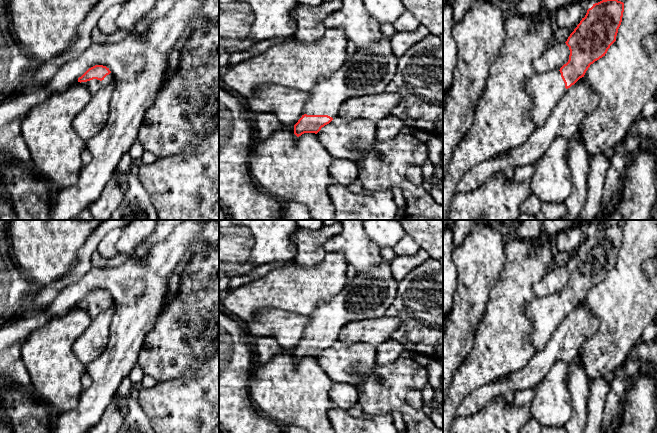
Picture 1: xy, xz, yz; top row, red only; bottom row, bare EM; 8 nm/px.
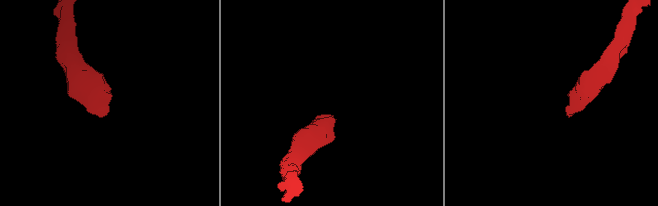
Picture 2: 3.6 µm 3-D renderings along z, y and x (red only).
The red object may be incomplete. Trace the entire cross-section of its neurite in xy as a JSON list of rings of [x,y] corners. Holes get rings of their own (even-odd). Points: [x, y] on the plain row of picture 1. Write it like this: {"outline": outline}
{"outline": [[[95,289],[89,292],[81,301],[79,301],[78,306],[85,309],[90,315],[91,319],[94,319],[112,309],[113,299],[106,290]]]}

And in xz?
{"outline": [[[382,259],[377,266],[357,273],[351,283],[346,283],[337,295],[327,302],[321,303],[309,316],[304,338],[294,349],[294,358],[297,361],[304,357],[317,358],[322,351],[329,348],[337,340],[341,328],[347,323],[384,317],[387,309],[396,298],[397,289],[398,282],[393,276],[391,261]]]}

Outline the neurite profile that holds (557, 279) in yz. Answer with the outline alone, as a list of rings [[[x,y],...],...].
[[[566,267],[552,268],[540,281],[533,284],[536,297],[560,294],[569,284],[570,274]]]

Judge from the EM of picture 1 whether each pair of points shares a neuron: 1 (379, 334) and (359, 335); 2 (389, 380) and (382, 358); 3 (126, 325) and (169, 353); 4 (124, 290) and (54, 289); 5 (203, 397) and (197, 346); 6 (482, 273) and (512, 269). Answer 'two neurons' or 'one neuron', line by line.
1: one neuron
2: two neurons
3: two neurons
4: two neurons
5: two neurons
6: two neurons

